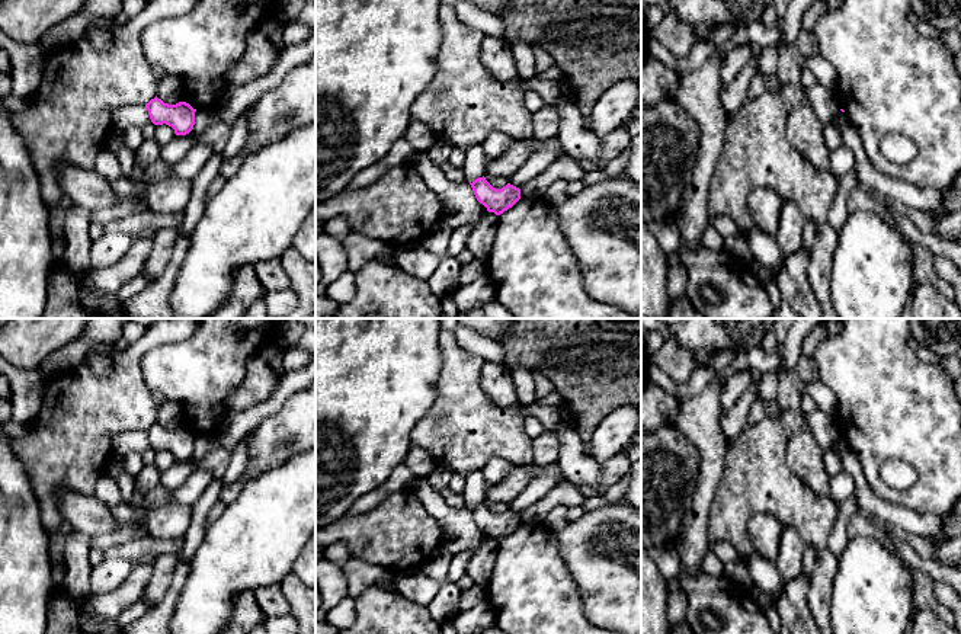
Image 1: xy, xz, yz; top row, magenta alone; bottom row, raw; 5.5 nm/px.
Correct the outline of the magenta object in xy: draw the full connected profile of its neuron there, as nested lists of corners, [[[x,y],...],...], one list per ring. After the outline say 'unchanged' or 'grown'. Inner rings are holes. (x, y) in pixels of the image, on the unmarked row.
[[[156,422],[145,429],[145,433],[154,451],[166,449],[174,455],[176,461],[186,461],[193,455],[196,435],[186,428],[169,430]]] | unchanged

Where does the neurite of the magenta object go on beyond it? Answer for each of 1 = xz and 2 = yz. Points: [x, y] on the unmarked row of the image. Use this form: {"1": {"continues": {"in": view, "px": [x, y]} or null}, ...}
{"1": {"continues": null}, "2": {"continues": null}}

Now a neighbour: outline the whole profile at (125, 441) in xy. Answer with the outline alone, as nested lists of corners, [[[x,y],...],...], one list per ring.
[[[121,430],[112,436],[112,452],[116,457],[125,455],[128,452],[142,454],[150,448],[151,445],[145,430]]]

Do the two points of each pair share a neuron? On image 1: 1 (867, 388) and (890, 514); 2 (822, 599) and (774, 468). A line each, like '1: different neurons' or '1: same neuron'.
1: different neurons
2: same neuron

